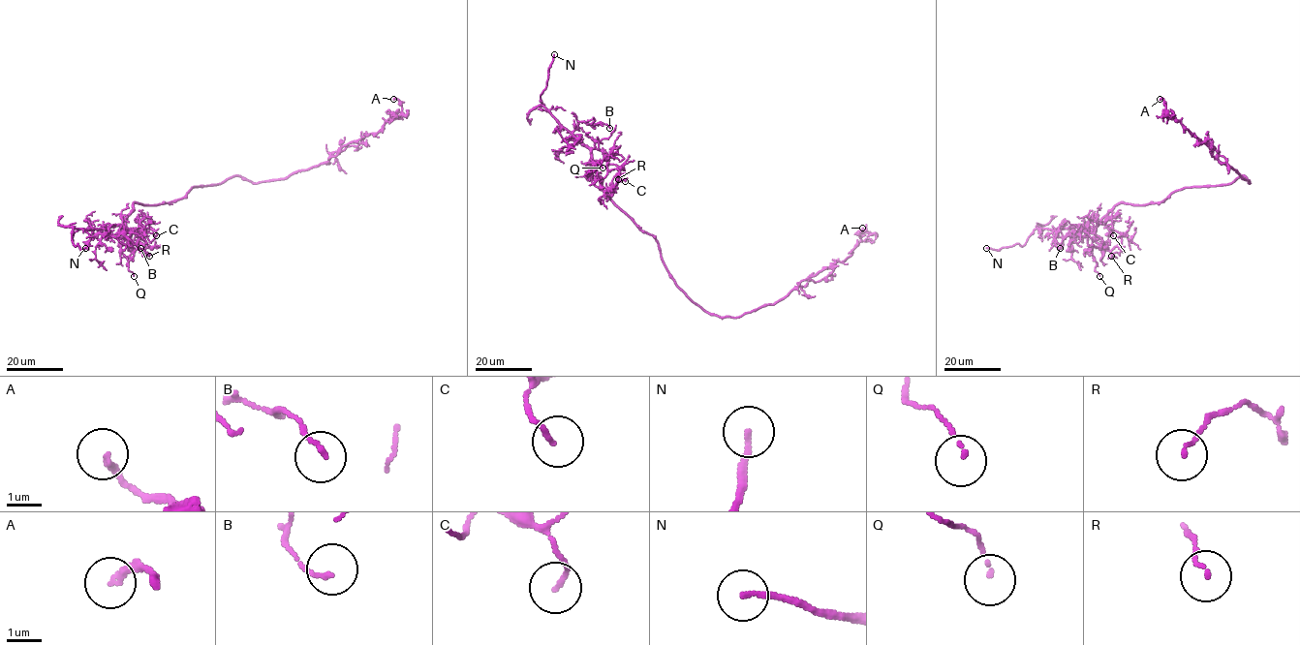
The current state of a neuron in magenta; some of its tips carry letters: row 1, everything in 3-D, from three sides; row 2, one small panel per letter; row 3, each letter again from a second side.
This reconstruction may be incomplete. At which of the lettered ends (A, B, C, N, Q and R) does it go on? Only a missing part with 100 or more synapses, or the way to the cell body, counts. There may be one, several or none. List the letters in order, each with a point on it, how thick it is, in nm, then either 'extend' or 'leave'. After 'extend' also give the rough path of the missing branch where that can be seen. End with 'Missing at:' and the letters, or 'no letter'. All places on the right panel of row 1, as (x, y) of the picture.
A: (1160, 99) | 200 nm | leave
B: (1060, 248) | 120 nm | leave
C: (1113, 235) | 120 nm | leave
N: (986, 248) | 160 nm | extend
Q: (1099, 276) | 90 nm | leave
R: (1111, 256) | 110 nm | leave
Missing at: N

